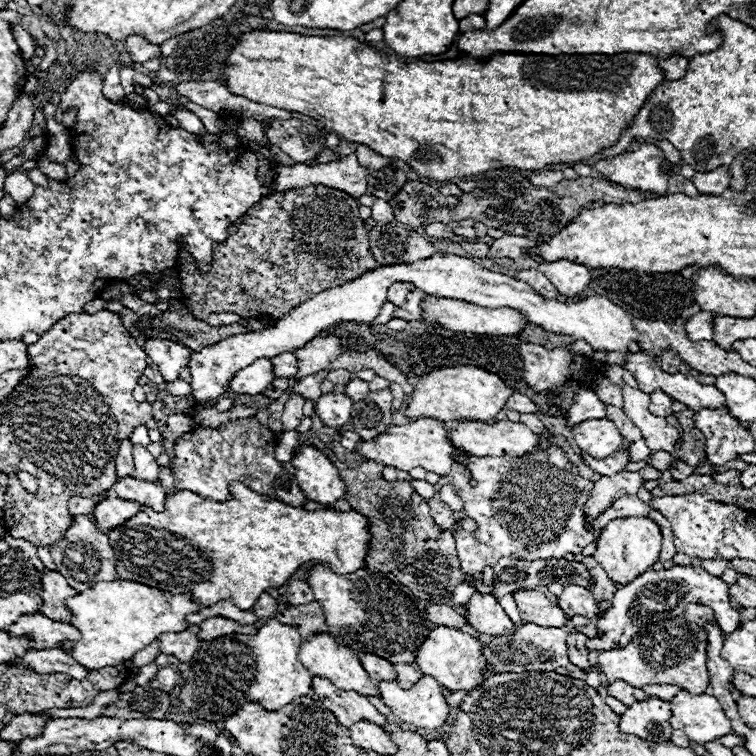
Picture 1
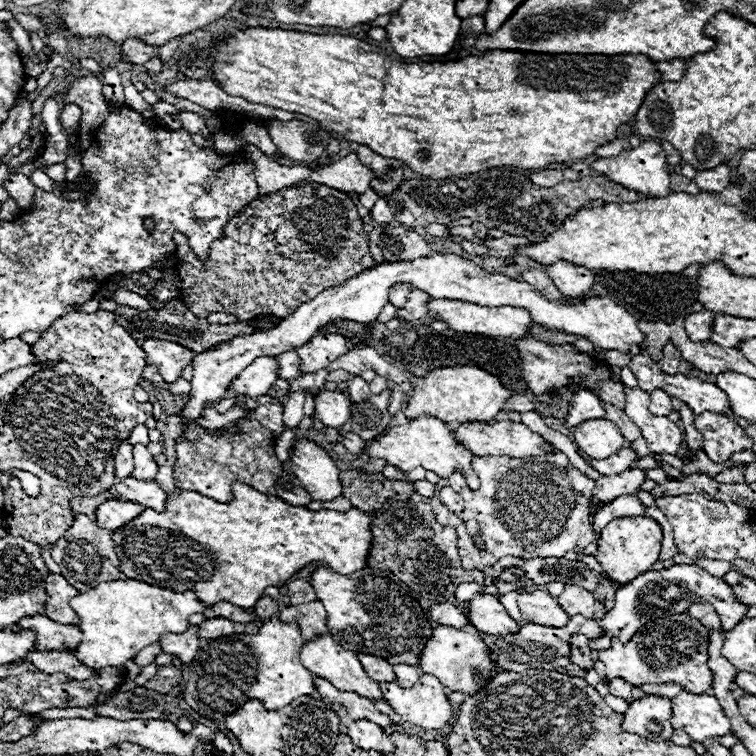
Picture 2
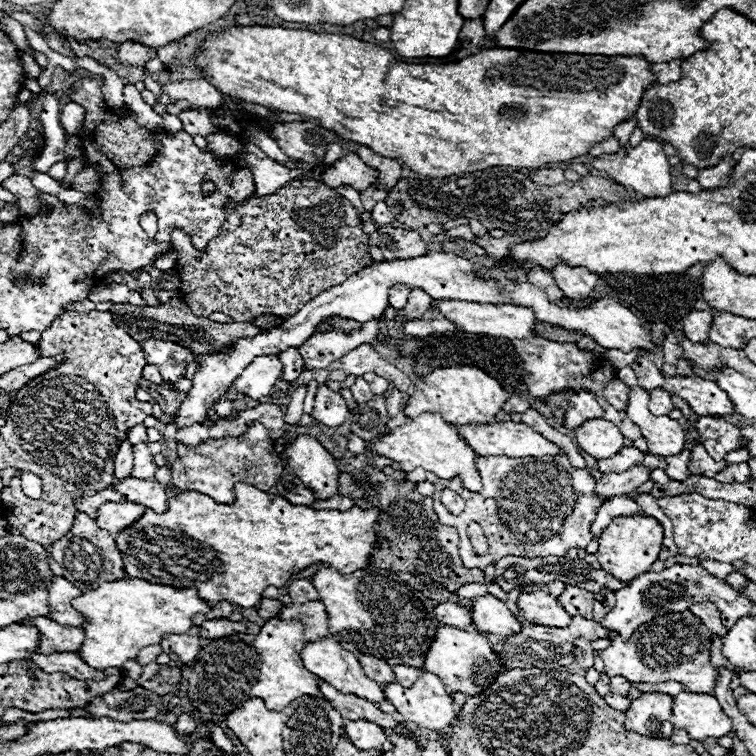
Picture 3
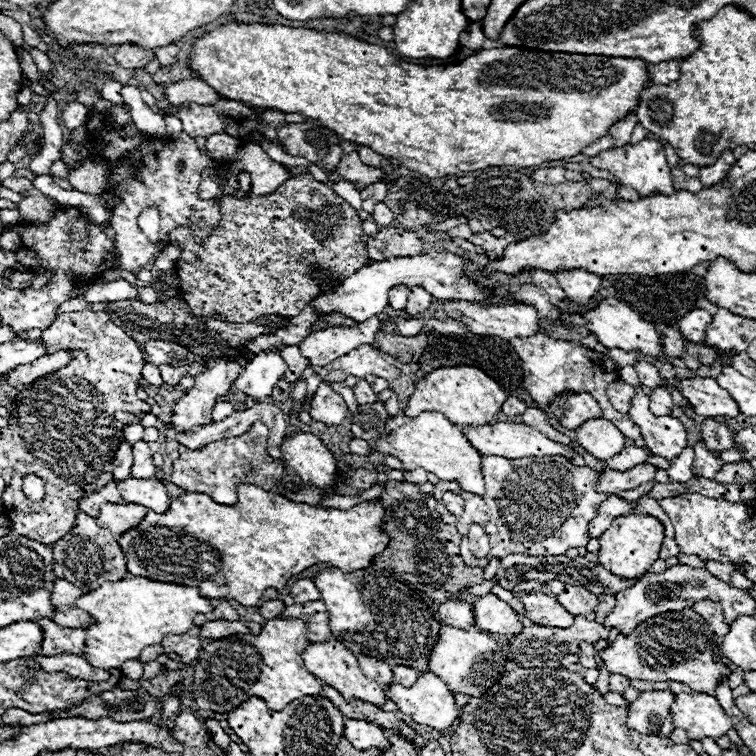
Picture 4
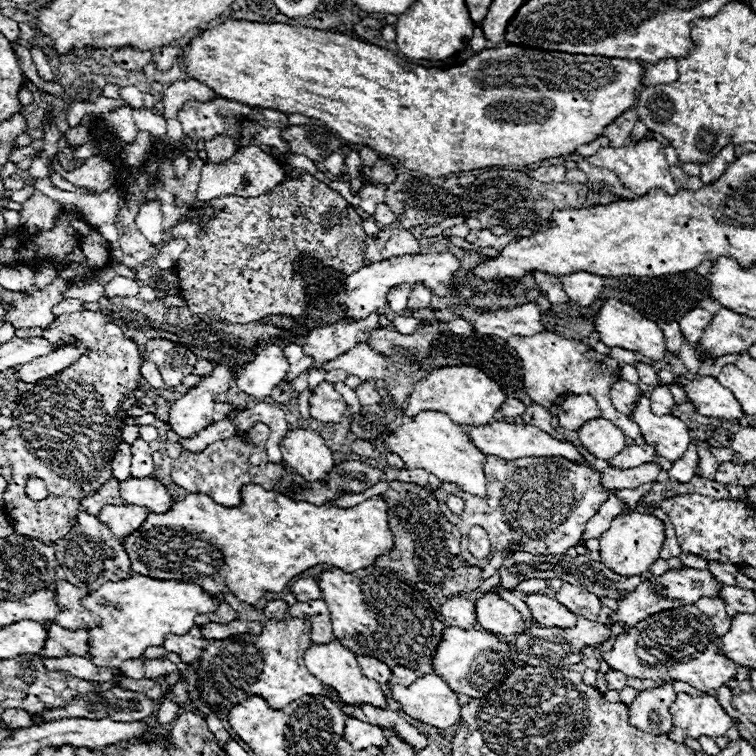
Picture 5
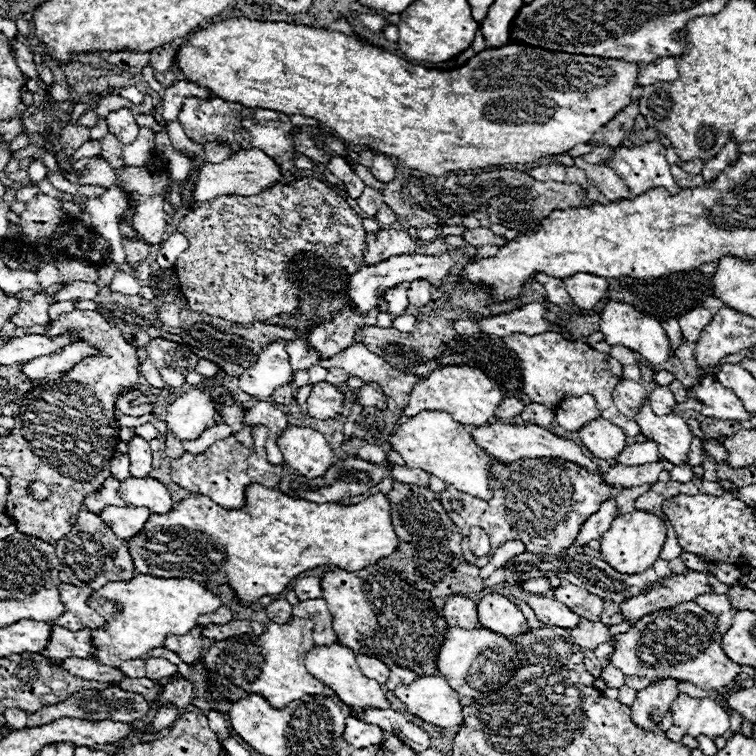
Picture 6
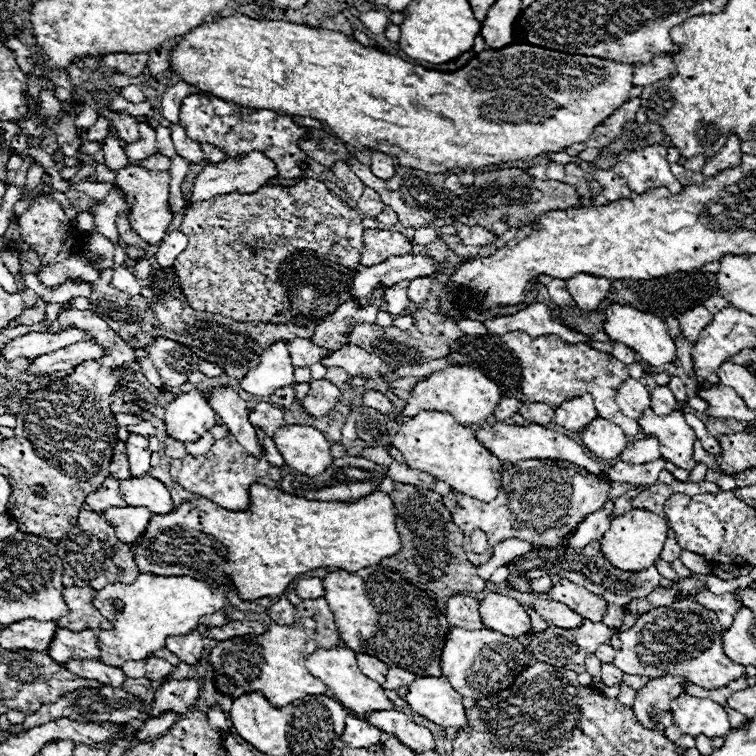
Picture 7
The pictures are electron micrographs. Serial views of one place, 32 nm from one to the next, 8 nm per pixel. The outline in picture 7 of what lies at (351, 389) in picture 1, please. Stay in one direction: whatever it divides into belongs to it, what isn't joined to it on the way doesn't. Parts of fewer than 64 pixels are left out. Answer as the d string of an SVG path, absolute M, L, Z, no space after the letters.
M368 390L368 392L364 394L364 398L362 398L362 404L368 406L368 408L378 410L378 412L382 412L382 414L394 416L394 406L392 406L392 402L390 402L384 394L380 394L380 392Z

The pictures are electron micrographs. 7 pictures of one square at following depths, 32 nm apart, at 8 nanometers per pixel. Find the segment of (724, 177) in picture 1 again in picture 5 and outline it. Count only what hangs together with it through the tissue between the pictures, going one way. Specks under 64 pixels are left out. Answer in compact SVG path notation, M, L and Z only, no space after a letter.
M730 142L726 146L726 150L722 150L712 162L708 164L702 164L702 170L700 170L700 178L704 184L712 184L714 180L718 180L722 176L722 172L730 166L730 162L736 160L736 154L734 154L734 144Z

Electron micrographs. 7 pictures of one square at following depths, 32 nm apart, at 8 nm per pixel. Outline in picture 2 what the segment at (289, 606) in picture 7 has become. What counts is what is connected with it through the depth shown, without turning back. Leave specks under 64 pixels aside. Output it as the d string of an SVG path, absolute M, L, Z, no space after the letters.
M262 596L260 600L258 600L258 604L256 604L256 614L260 616L260 618L272 618L272 616L276 616L276 612L278 612L278 608L280 608L280 604L276 602L276 600L272 600L270 596Z

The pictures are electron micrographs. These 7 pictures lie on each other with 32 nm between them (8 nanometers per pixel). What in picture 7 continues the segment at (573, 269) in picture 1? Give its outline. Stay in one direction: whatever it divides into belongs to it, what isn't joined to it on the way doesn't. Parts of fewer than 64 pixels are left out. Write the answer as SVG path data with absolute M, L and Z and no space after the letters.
M578 274L570 280L566 280L568 290L572 298L576 300L578 308L584 312L592 312L598 308L598 304L608 296L610 292L610 280L608 278L596 278L590 274Z

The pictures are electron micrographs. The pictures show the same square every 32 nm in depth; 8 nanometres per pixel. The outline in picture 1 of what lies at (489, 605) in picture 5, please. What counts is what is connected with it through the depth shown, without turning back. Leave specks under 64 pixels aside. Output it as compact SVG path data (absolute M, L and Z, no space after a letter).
M476 592L466 604L466 620L480 634L512 634L516 624L492 594Z

